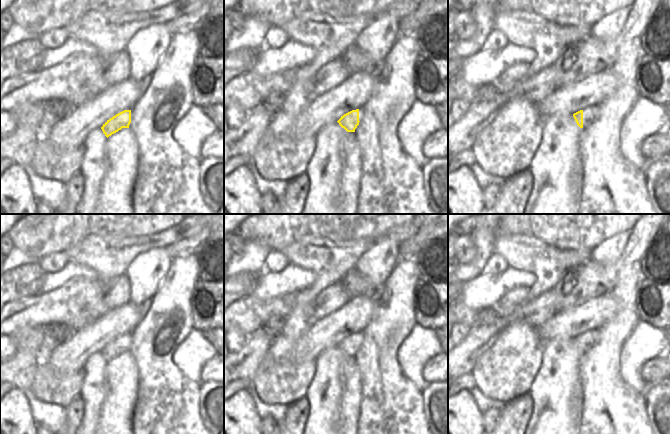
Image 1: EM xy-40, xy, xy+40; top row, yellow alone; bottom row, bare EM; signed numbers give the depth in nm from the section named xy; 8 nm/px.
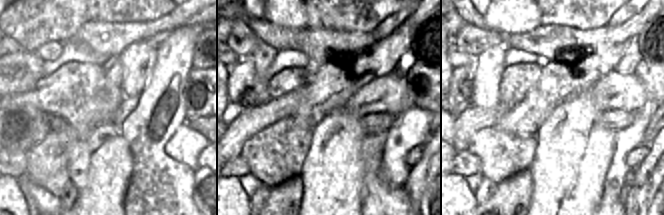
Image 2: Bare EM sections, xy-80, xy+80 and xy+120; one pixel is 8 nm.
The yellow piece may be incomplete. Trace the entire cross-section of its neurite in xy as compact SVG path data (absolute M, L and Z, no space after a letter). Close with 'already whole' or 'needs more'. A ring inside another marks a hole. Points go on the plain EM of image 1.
M359 333L352 334L337 345L339 349L344 352L347 356L355 356L355 353L359 349Z; already whole

